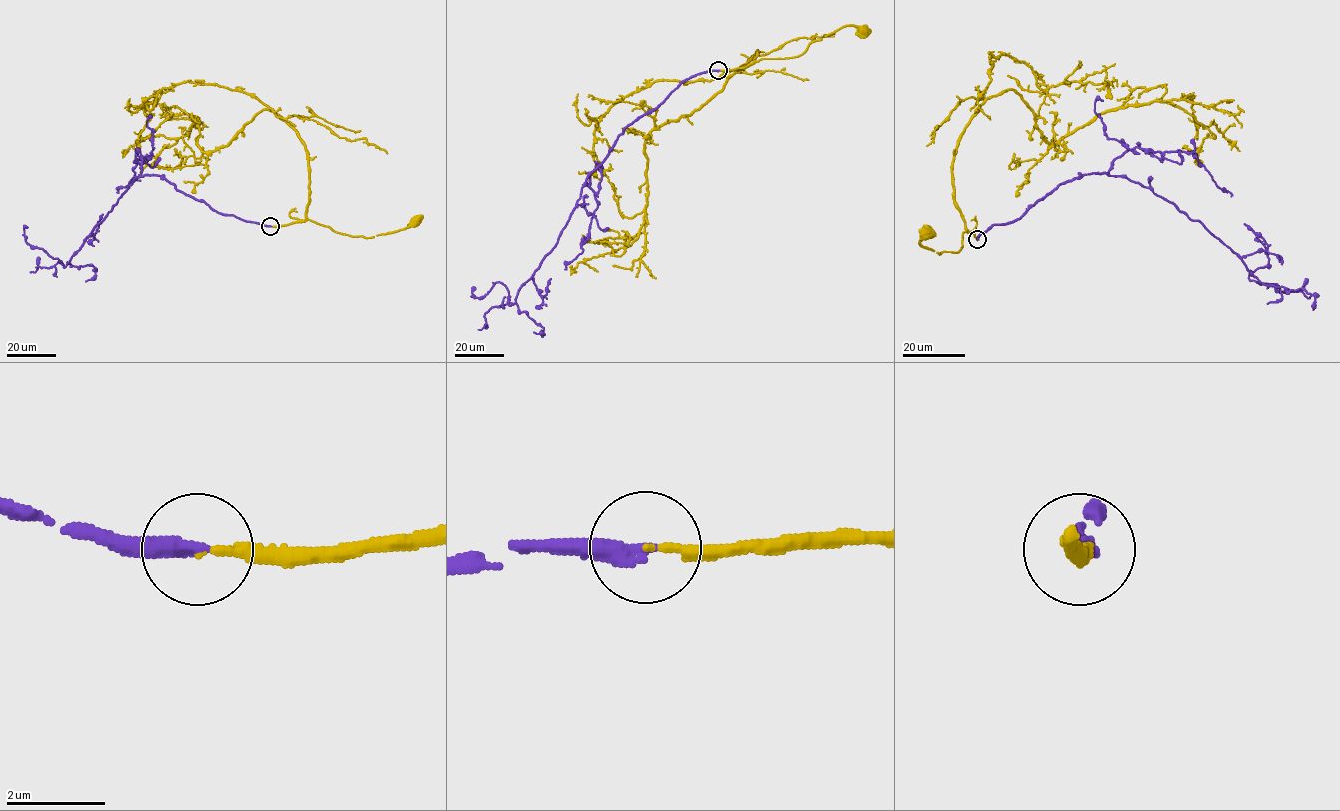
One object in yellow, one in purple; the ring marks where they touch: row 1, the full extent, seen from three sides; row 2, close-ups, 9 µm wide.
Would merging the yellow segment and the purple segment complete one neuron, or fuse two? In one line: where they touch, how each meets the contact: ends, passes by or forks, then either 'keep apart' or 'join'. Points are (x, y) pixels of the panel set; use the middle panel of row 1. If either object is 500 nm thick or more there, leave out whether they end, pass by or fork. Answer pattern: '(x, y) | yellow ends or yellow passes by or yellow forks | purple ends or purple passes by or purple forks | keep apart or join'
(718, 70) | yellow ends | purple ends | join

